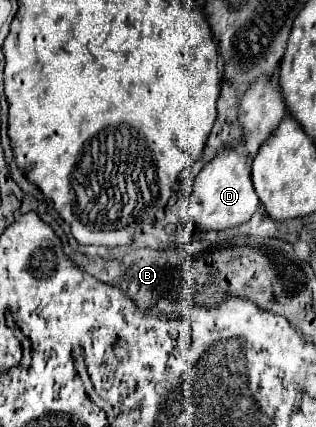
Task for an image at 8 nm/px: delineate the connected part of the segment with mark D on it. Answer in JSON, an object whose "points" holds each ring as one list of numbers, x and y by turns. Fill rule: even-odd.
{"points":[[221,149,217,157,203,167,195,179,191,195,191,221,201,231,223,231,247,223,259,207,259,197,251,183,251,169,247,167,247,155,239,149]]}

